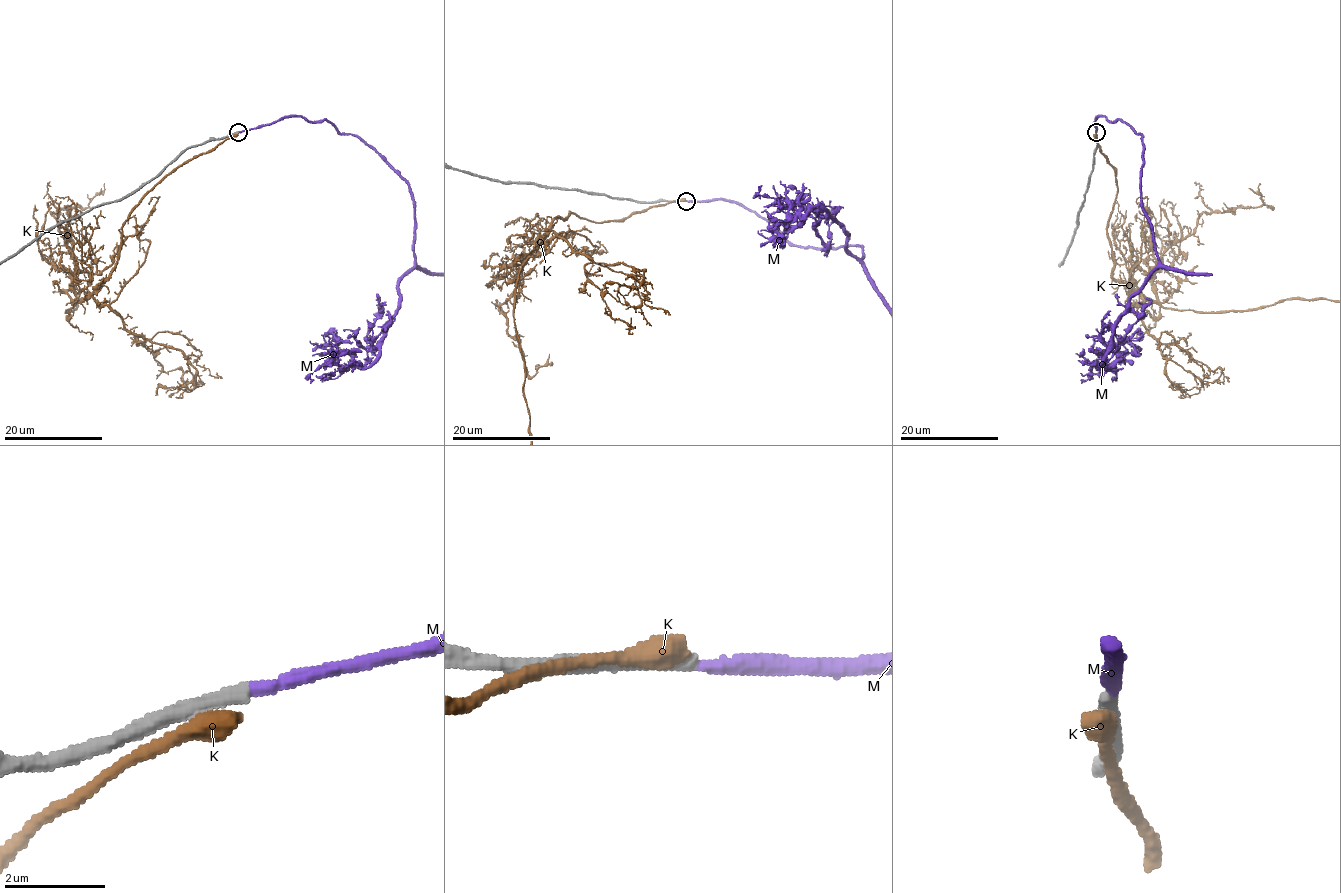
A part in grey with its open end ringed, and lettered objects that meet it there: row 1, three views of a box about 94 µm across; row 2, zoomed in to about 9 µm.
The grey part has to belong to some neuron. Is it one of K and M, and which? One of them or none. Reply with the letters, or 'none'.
M

